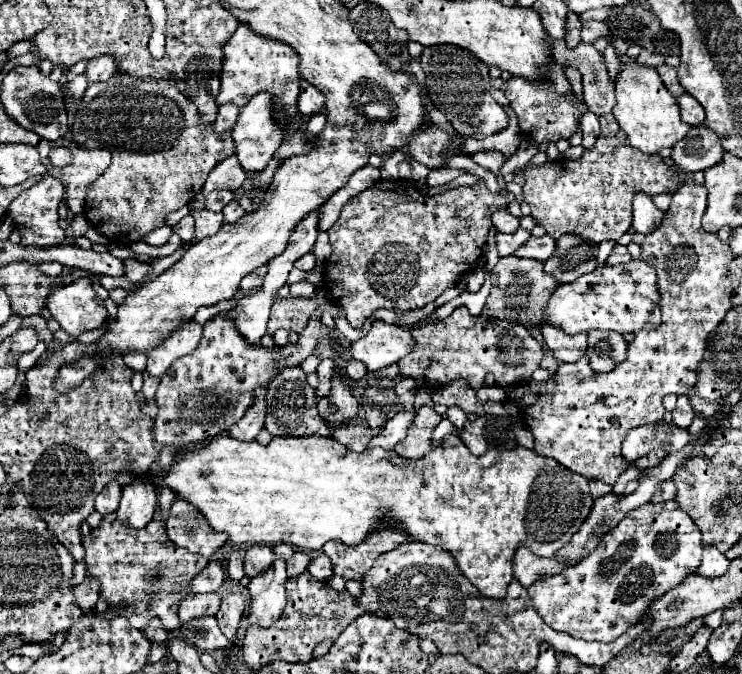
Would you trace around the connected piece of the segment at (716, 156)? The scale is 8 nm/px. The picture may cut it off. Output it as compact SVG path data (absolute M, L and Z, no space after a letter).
M704 125L692 127L690 133L672 147L672 159L678 171L706 171L722 161L724 149L720 137Z

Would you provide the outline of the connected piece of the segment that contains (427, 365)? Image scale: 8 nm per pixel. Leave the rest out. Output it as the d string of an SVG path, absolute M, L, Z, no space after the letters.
M465 305L456 307L443 321L414 329L412 339L416 345L398 361L398 369L402 377L410 377L416 383L414 391L428 395L434 395L442 385L458 377L466 379L470 387L480 389L488 373L496 377L496 385L526 383L544 357L542 345L522 323L474 317Z

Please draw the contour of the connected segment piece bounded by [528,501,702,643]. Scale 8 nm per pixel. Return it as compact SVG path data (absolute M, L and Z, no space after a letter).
M646 503L646 507L630 511L614 531L608 531L594 553L564 571L564 575L538 579L528 595L536 613L554 631L564 631L584 641L612 643L628 627L636 625L656 599L694 573L700 559L700 531L678 503Z

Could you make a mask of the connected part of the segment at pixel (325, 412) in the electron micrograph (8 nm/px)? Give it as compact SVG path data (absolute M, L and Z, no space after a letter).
M334 373L332 391L328 397L318 401L318 411L328 425L346 425L358 417L358 401L352 397L350 389L342 383L340 373Z

